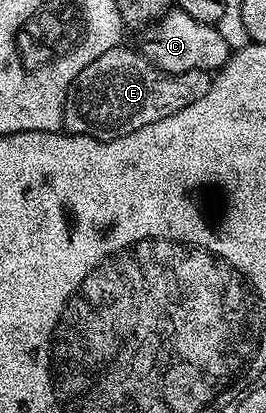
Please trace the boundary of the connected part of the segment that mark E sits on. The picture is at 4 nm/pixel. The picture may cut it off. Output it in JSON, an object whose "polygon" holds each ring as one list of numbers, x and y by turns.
{"polygon":[[120,46,101,54,77,74,77,78,67,90,65,110,63,111,63,128,72,136,88,136,94,140,116,140,125,134,133,134,143,126,153,122,161,122,161,118,169,118,169,114,177,114,177,110,185,110,199,98,209,94,209,86,213,79,212,73,201,70,188,72,163,72,143,57,142,51,135,52,128,46]]}

